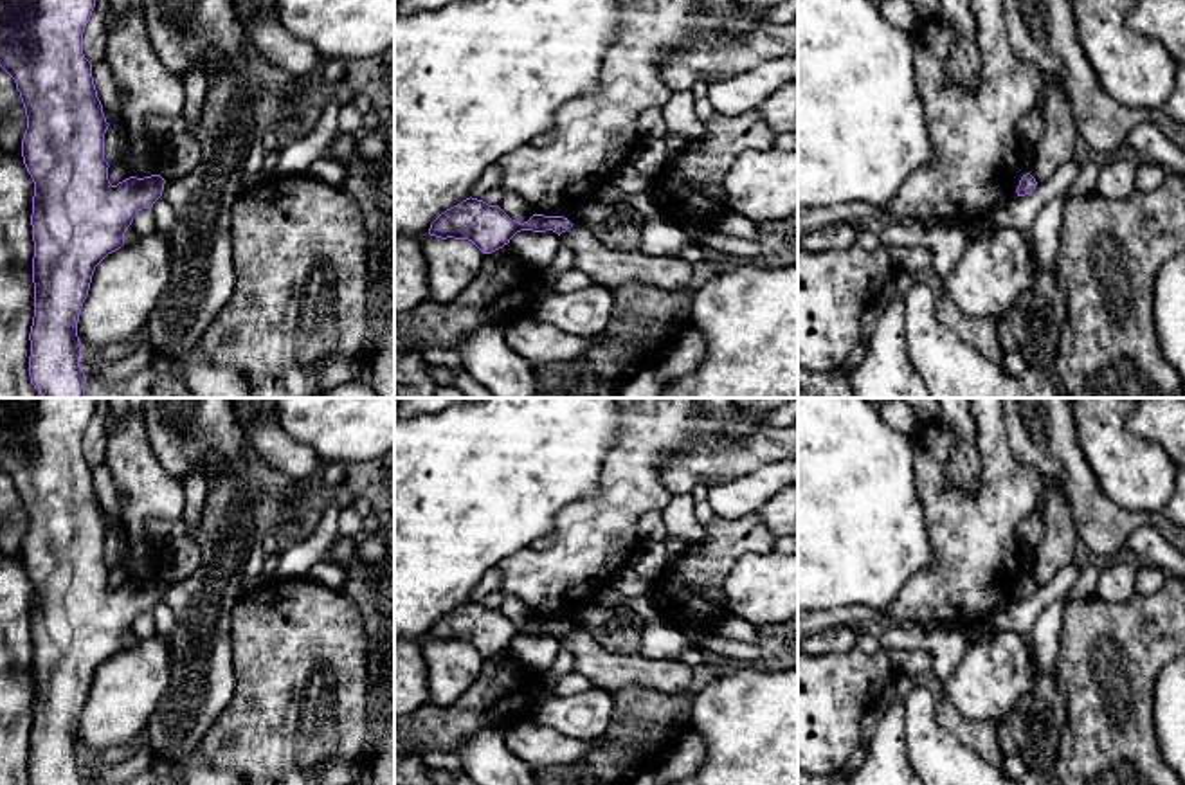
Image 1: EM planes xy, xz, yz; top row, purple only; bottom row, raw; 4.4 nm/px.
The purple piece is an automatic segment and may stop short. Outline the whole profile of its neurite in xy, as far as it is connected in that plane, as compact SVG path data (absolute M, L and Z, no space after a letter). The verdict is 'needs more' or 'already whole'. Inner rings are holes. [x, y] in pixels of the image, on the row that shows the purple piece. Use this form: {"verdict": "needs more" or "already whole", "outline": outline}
{"verdict": "already whole", "outline": "M0 0L0 67L14 79L25 108L22 157L34 182L29 376L41 398L85 398L77 322L94 270L124 245L124 232L137 212L151 209L166 184L160 175L130 176L117 185L108 180L104 133L110 124L92 63L83 54L83 32L94 7L95 0Z"}

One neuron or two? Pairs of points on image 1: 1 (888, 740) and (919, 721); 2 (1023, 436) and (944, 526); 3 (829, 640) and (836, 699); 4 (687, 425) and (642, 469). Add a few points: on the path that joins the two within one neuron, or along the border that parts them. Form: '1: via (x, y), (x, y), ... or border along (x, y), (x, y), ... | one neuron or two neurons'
1: border along (903, 703), (903, 740), (906, 760), (912, 766) | two neurons
2: border along (1004, 416), (1014, 458), (1031, 467), (1040, 481) | two neurons
3: border along (854, 647), (845, 652), (816, 656) | two neurons
4: via (676, 434), (652, 458) | one neuron

